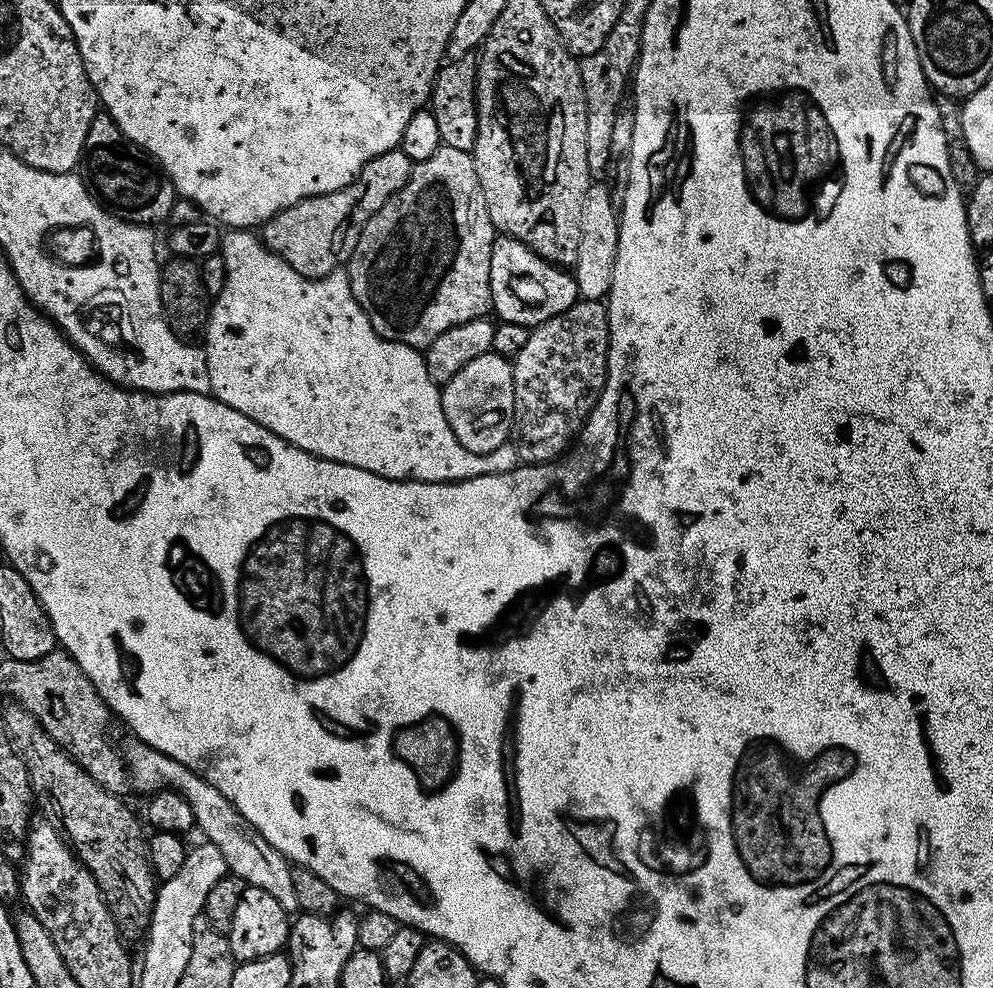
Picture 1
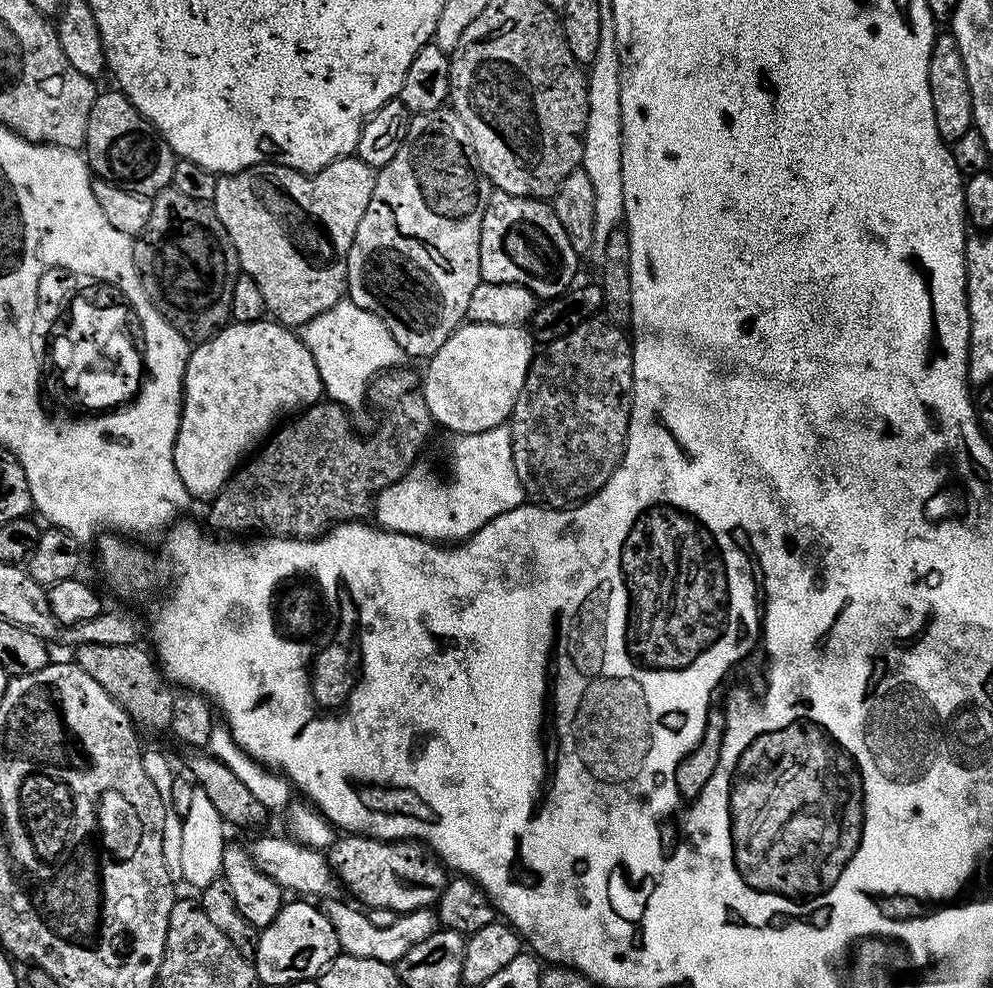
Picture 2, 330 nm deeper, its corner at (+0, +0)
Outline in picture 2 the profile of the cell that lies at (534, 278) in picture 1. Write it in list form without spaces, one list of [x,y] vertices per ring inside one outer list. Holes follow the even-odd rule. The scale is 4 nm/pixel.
[[[499,190],[489,195],[480,235],[481,280],[526,286],[526,290],[533,292],[541,301],[552,300],[577,283],[576,271],[580,268],[581,257],[574,246],[570,246],[570,238],[566,238],[566,230],[562,230],[562,222],[558,222],[555,211],[546,205],[544,200],[531,200]]]

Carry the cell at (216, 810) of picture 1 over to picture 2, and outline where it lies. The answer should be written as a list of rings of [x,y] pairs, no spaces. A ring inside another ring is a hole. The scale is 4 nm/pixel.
[[[332,900],[326,905],[330,922],[336,928],[340,952],[345,956],[374,958],[378,962],[395,965],[396,961],[402,958],[402,954],[406,954],[406,950],[410,950],[410,946],[418,946],[418,942],[422,942],[422,938],[430,938],[430,934],[437,931],[438,928],[438,917],[435,911],[426,908],[397,915],[396,921],[390,926],[373,926],[367,911],[353,906],[351,903],[348,904],[339,904],[338,901]]]

